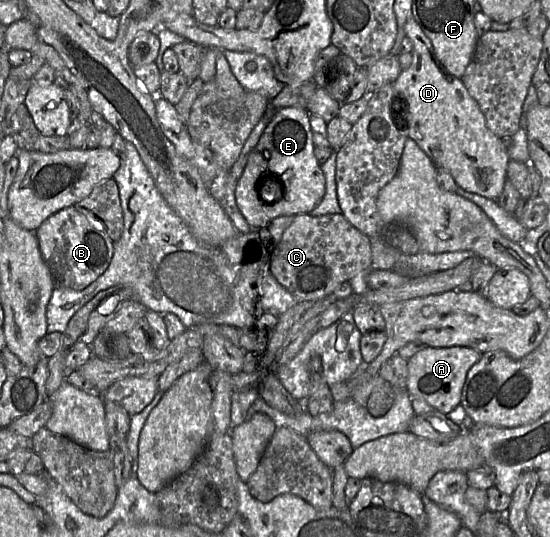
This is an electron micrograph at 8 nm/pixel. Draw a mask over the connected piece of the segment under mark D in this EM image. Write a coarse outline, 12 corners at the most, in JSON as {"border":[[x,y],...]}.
{"border":[[414,18],[393,82],[408,138],[458,187],[497,201],[510,162]]}

